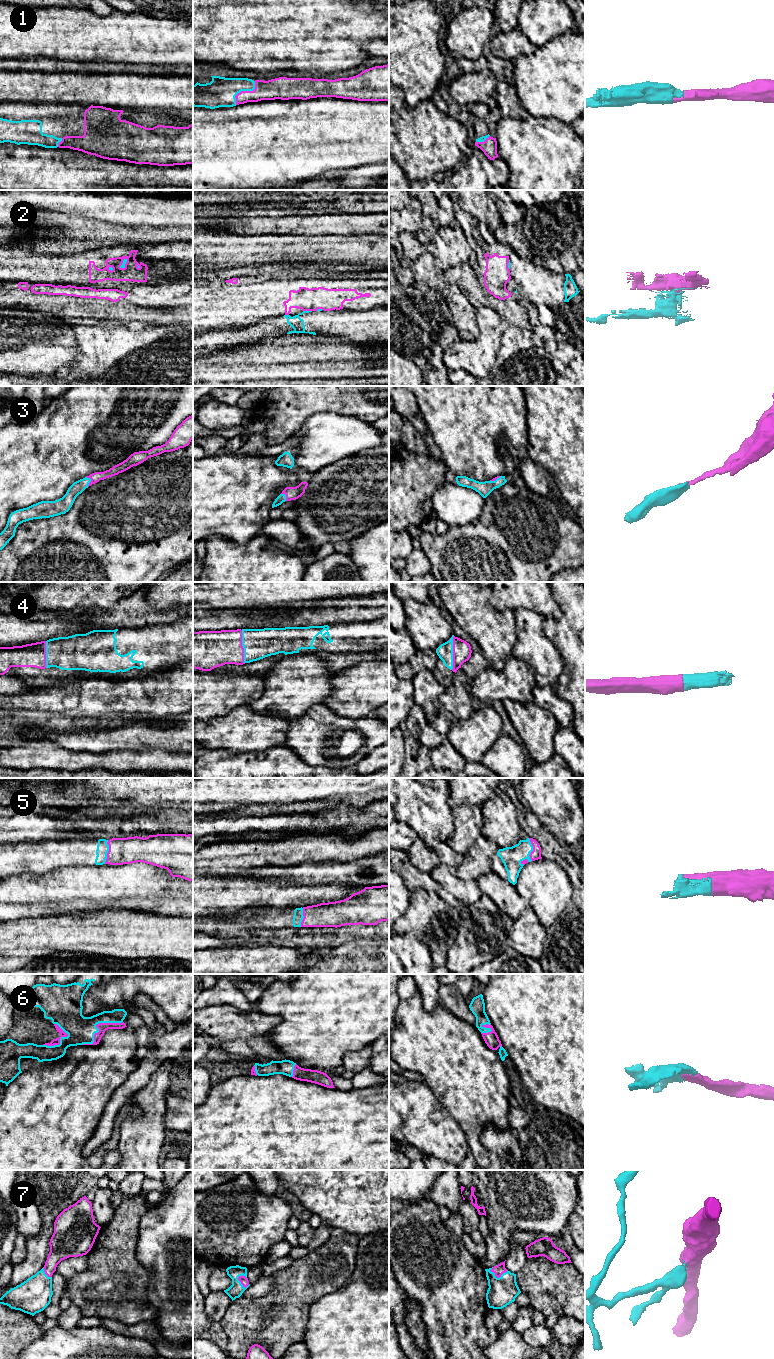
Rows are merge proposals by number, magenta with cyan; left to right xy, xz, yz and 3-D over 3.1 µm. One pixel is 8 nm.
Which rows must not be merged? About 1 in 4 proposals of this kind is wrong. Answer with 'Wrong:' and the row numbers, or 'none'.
Wrong: 2

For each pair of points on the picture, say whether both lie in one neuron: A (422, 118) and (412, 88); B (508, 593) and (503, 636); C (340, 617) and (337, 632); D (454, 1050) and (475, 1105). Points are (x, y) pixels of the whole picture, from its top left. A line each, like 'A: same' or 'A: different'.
A: different
B: different
C: different
D: same

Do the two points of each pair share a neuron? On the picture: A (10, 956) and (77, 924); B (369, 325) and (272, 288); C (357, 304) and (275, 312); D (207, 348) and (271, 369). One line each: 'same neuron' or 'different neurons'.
A: same neuron
B: different neurons
C: same neuron
D: different neurons

